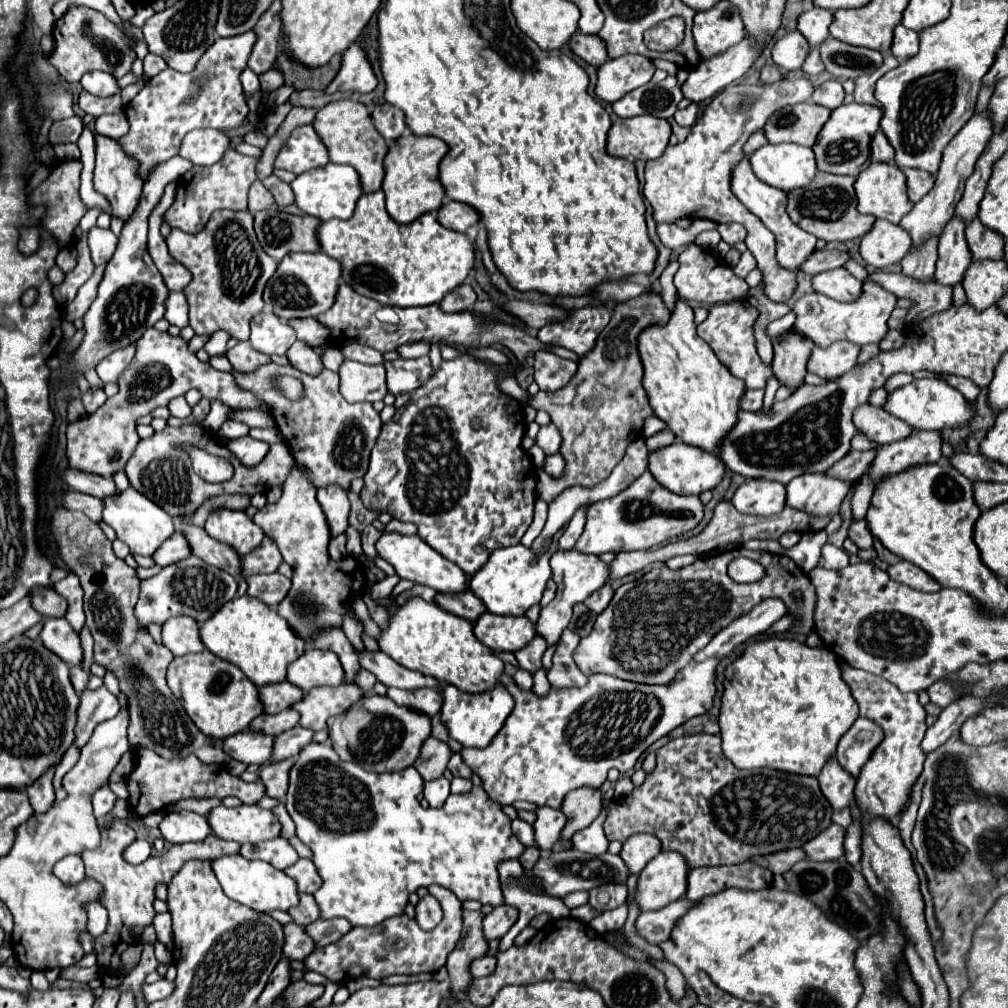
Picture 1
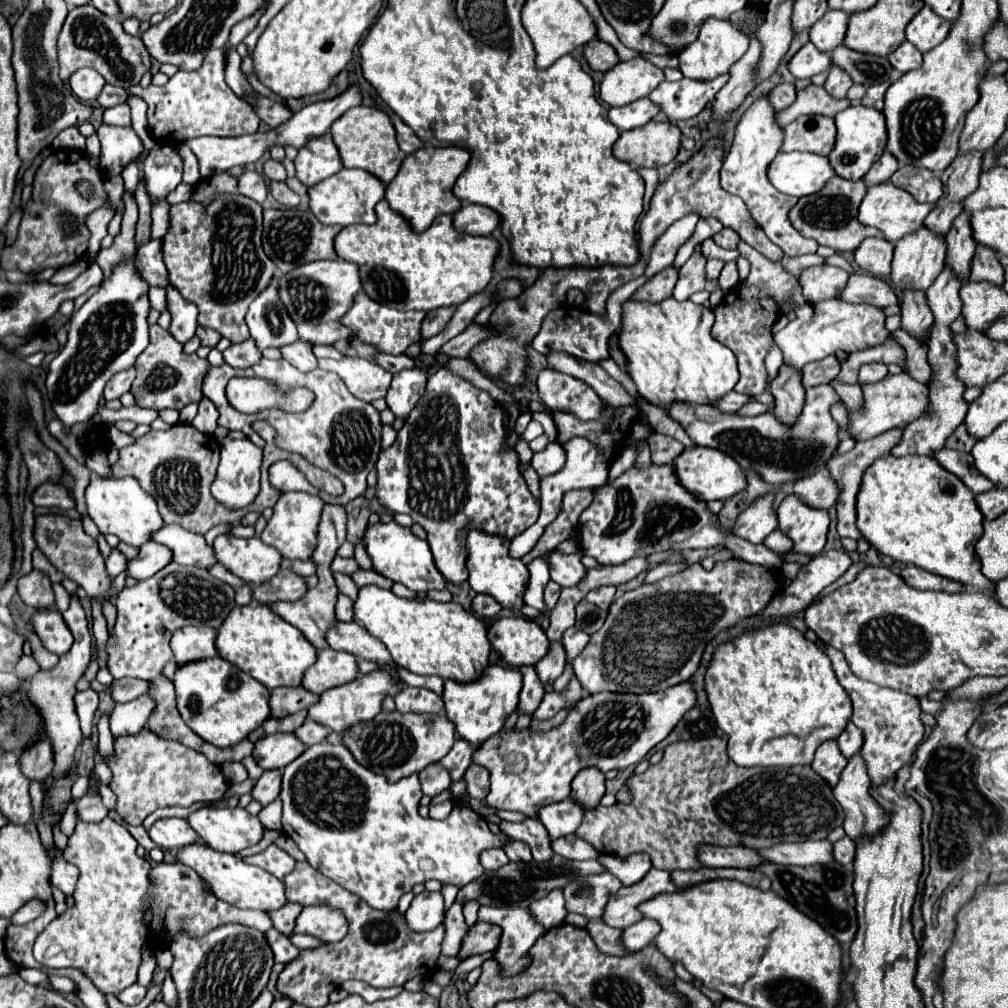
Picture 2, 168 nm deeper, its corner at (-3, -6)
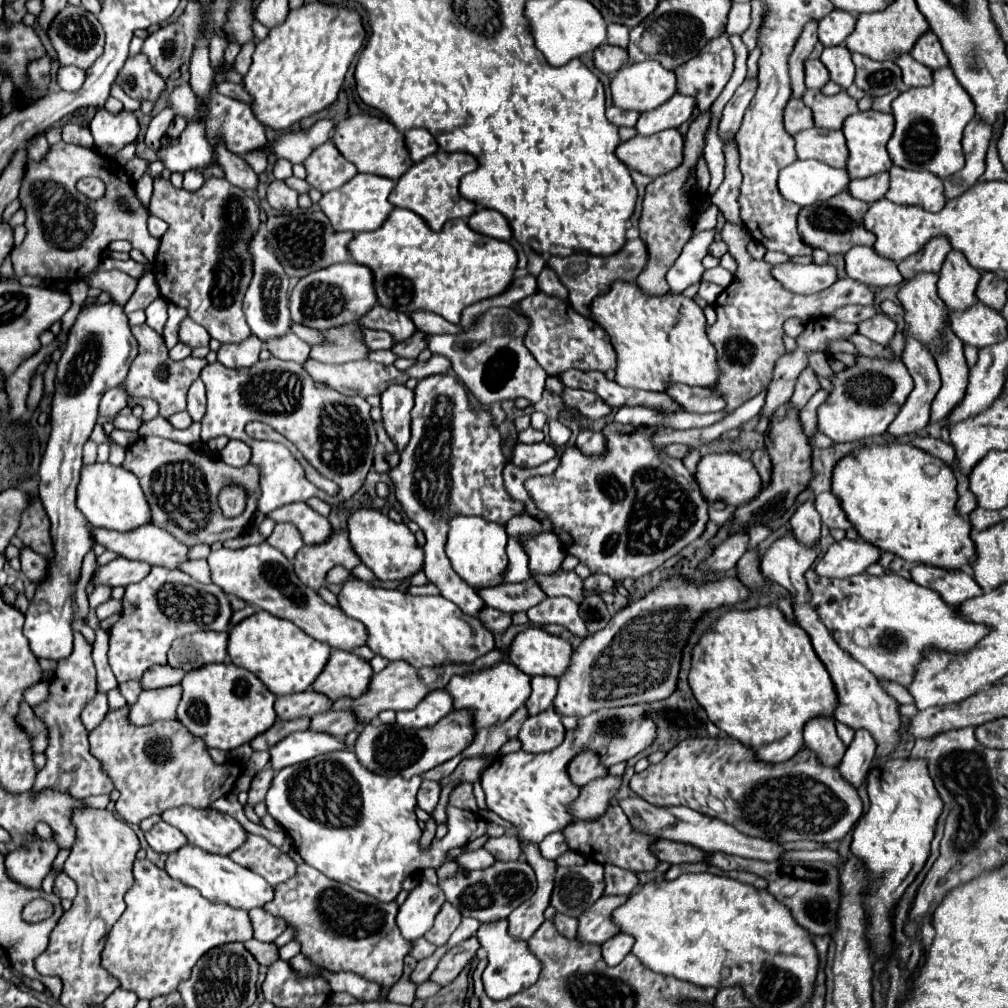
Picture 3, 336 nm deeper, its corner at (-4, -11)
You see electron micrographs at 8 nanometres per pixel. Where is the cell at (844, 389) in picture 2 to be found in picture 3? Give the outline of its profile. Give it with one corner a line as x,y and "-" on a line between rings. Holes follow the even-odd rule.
812,354
808,362
810,362
812,370
816,372
816,376
822,376
822,378
828,378
828,380
834,376
834,370
830,368
828,358
824,354

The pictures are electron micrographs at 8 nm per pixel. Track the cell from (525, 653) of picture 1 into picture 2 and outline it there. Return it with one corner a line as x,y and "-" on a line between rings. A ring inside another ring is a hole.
523,667
521,673
523,673
523,689
521,689
517,713
519,715
531,715
539,707
545,691
543,691
543,685
539,683
539,677
535,675
533,667

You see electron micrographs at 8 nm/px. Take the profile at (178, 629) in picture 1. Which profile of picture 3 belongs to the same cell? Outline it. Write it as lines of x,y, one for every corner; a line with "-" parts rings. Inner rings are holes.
194,632
172,642
168,650
168,664
184,668
184,672
196,670
210,662
226,662
228,632

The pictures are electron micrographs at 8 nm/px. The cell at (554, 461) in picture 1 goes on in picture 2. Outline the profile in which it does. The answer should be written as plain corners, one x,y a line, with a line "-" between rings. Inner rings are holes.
549,443
543,451
533,453
531,467
537,471
539,477
551,475
551,471
559,471
563,467
563,449
559,443

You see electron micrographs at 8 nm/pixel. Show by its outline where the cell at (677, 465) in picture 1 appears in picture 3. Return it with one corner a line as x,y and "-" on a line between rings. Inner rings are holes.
716,452
716,454
706,454
700,458
696,474
694,474
702,496
708,502
716,502
722,500
728,506
742,506
746,502
750,502
752,498
758,496
760,492
760,476
754,468
754,464
746,458
742,458
740,454
734,452

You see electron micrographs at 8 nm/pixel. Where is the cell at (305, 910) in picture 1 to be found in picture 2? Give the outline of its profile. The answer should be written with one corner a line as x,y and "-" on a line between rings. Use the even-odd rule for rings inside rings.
285,903
283,907
275,909
275,911
267,911
267,915
273,921
273,927
283,933
283,935
291,935
291,927
295,927
295,915
299,915
299,907
297,903

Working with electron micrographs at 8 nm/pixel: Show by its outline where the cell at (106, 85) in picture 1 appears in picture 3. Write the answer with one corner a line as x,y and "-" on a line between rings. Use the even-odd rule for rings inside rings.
64,66
58,70
58,84
66,92
78,92
82,88
84,80
86,80
84,70
80,70
76,66

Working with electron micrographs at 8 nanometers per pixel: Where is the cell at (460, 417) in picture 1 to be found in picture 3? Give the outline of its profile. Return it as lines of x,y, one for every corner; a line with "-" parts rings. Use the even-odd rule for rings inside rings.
436,374
428,376
418,382
416,386
416,404
412,408
412,438
406,444
404,452
400,452
400,464
396,468
390,468
388,476
394,486
394,494
398,502
404,508
404,514
414,520
420,530
426,536
426,558
424,558
424,574
432,584
438,586
440,594
458,604
466,614
474,616
482,606
482,598
476,594
474,588
468,588
460,576
456,576
446,552
444,552
444,540
448,538
448,520
452,516
464,514
464,516
484,516
486,520
494,520
498,524
508,524
510,518
520,516
520,512
526,512
522,502
516,502
512,496
508,496
508,490
504,488
502,470
506,464
506,458
502,454
500,446
500,432
494,424
492,414
486,408
472,408
468,390
460,384
460,380
452,374

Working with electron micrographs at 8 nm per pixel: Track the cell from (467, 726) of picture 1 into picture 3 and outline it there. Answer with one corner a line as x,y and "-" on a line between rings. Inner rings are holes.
500,662
490,668
470,672
468,676
452,676
446,686
446,692
452,696
454,710
472,710
474,728
492,728
508,720
530,696
530,676
520,672
514,664

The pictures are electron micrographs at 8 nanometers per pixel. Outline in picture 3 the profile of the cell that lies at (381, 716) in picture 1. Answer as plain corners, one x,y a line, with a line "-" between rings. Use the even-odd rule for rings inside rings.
452,712
452,716
444,716
436,728
400,728
400,724
382,724
370,722
360,732
354,752
364,768
382,776
402,776
412,778
420,776
446,760
458,756
470,742
474,740
474,726
472,726
472,712

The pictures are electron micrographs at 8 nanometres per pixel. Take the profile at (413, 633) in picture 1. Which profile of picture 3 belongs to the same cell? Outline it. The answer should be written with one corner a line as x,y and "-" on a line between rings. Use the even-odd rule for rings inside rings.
348,578
338,600
346,616
356,618
366,626
366,646
390,662
404,660
414,668
472,664
494,648
494,634
480,618
464,614
456,604
442,596
412,596
400,590
372,588
368,582

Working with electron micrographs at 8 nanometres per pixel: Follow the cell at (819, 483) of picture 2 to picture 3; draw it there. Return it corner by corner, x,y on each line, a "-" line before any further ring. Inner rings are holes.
806,500
804,504
800,504
794,512
794,516
790,518
792,524
792,532
796,534
796,538
804,544
812,544
820,538
820,514
816,512
812,500

